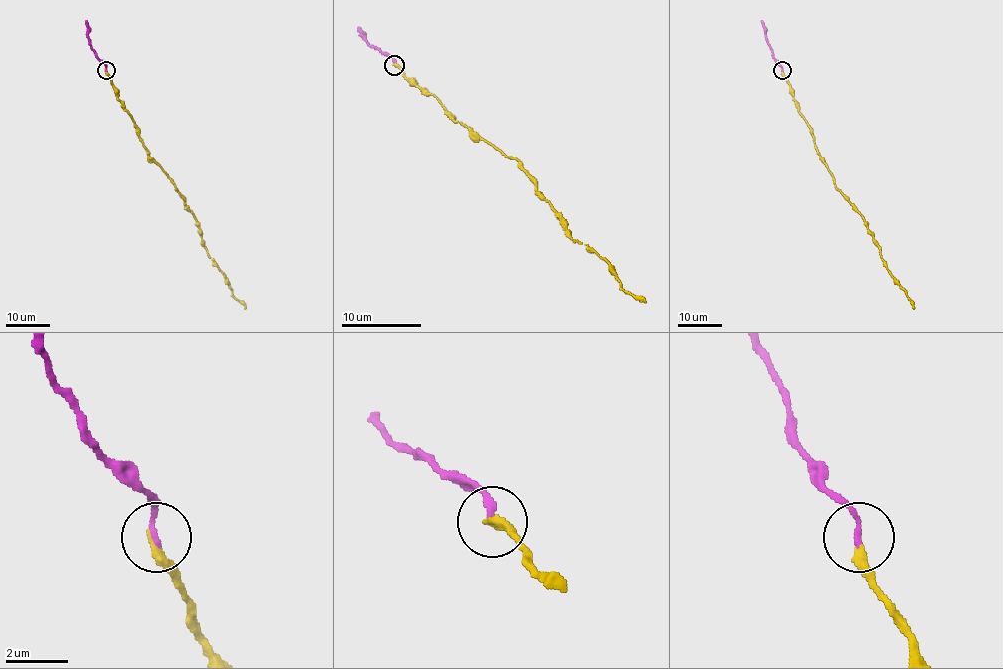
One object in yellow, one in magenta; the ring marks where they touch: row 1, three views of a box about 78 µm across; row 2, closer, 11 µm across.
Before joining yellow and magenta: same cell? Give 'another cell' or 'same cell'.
same cell

